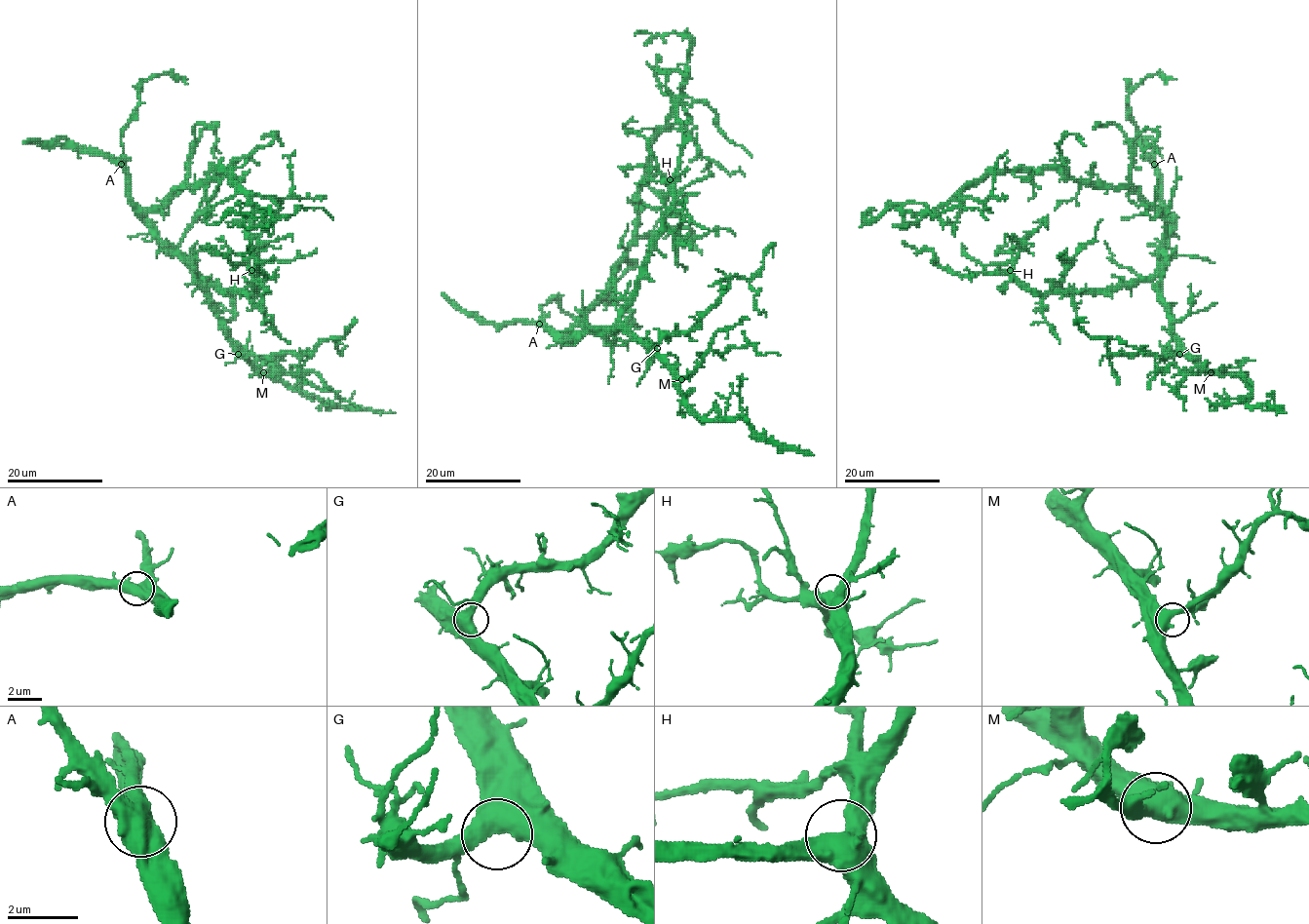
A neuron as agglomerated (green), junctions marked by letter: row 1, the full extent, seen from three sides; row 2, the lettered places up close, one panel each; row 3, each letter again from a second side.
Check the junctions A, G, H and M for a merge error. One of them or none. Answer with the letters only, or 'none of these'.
none of these

